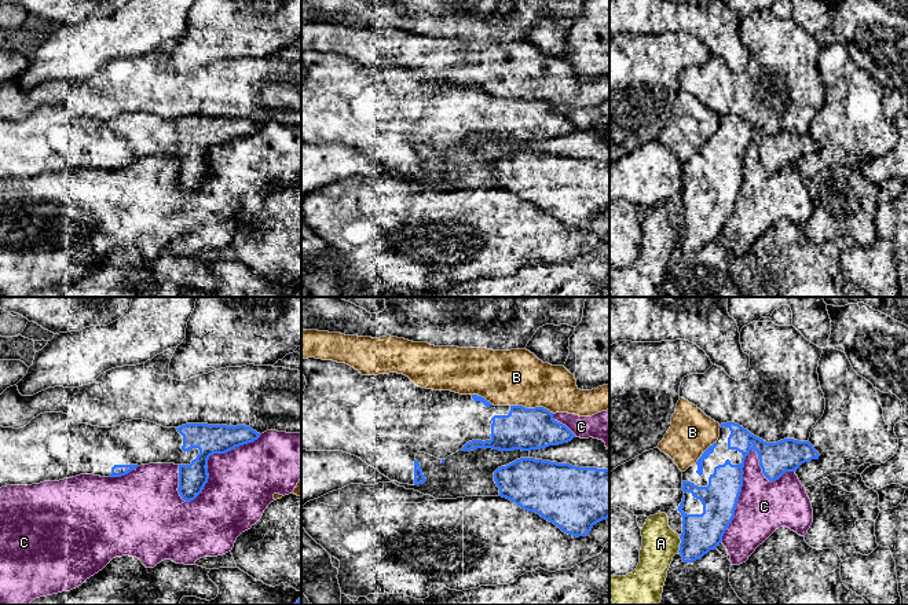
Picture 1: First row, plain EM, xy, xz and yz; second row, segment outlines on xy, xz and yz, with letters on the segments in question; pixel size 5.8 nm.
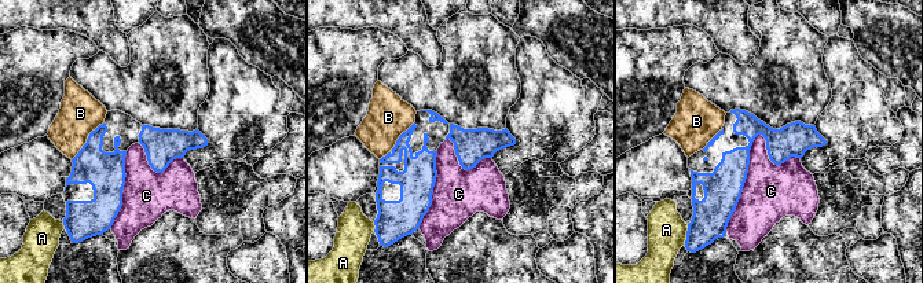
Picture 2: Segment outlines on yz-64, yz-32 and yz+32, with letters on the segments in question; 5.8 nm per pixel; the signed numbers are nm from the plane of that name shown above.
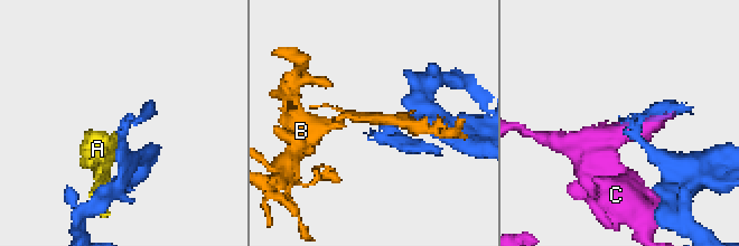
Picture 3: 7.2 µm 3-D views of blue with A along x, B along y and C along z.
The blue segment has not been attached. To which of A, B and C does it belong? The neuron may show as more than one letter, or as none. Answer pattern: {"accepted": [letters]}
{"accepted": []}

